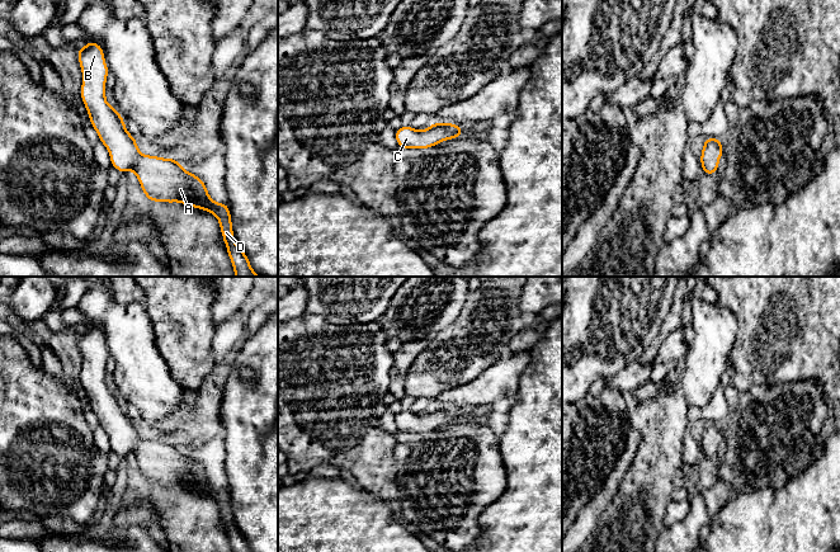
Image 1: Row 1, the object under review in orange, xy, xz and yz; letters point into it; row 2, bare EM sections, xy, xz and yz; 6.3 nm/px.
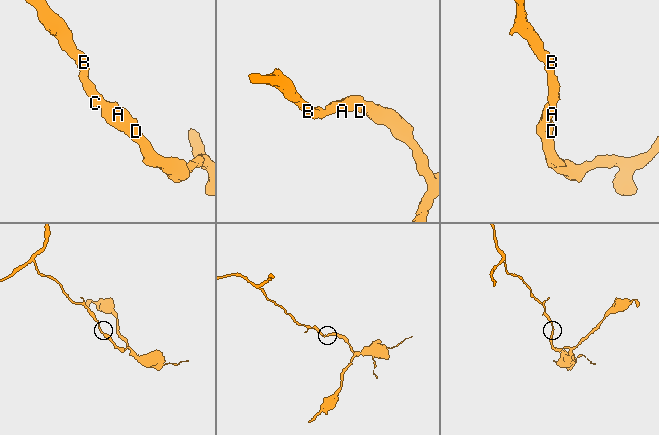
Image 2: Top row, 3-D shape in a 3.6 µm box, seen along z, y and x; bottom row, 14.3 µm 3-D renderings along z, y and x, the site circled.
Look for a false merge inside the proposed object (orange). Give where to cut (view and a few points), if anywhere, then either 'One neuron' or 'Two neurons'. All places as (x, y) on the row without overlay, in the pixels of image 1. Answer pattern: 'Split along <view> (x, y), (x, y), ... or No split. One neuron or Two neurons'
No split. One neuron

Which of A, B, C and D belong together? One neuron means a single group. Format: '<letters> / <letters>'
A B C D

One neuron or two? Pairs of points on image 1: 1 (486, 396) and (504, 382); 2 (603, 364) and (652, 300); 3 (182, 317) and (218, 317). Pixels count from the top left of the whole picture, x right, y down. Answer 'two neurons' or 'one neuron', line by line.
1: one neuron
2: one neuron
3: two neurons

